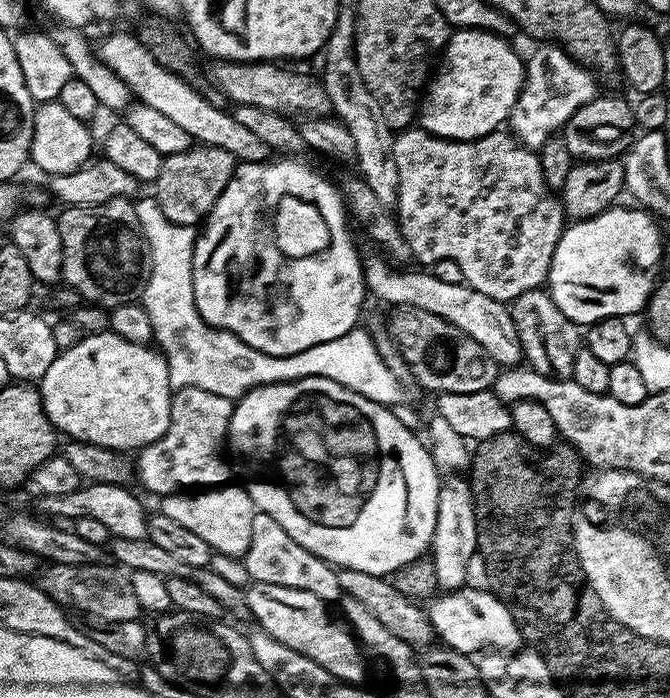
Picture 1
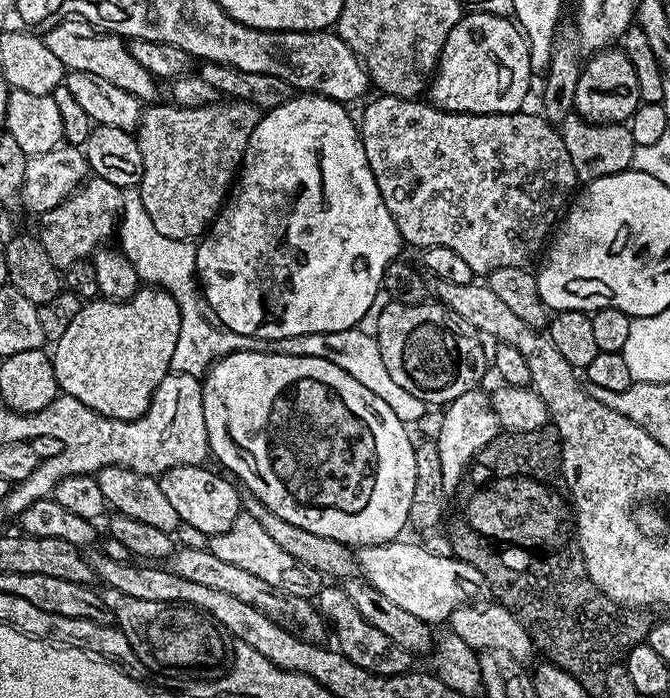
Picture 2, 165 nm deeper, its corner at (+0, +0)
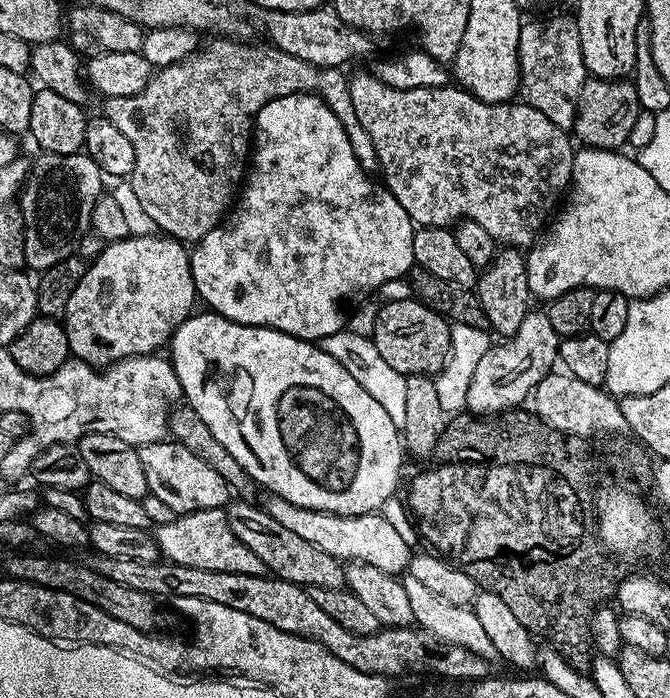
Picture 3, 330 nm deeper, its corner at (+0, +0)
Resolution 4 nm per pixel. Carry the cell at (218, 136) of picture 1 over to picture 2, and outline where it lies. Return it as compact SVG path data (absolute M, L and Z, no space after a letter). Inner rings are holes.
M64 18L52 25L43 33L46 46L62 62L68 72L85 72L94 74L97 78L106 78L106 82L126 90L126 94L134 94L141 102L152 102L157 99L156 87L158 81L130 54L125 37L117 36L115 32L105 32L89 22Z

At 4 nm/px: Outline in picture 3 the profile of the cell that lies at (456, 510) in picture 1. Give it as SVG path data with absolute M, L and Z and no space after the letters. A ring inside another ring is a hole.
M529 311L515 334L503 342L493 343L486 354L479 359L473 378L470 380L467 411L484 415L505 406L510 406L514 410L519 409L523 405L520 403L527 396L529 399L538 384L557 367L561 339L554 326L550 326L547 311Z

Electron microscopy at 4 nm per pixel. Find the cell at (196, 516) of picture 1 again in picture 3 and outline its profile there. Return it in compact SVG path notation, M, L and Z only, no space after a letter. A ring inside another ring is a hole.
M165 438L153 444L139 445L138 451L142 458L142 471L146 473L149 493L159 501L166 502L176 513L224 508L229 503L230 489L226 478L222 478L222 474L218 474L214 466L202 462L202 458L190 454L186 446Z

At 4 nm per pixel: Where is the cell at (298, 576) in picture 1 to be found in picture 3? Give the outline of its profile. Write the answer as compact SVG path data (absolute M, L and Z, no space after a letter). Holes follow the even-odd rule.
M211 508L177 515L176 520L157 527L154 532L160 555L171 564L195 566L198 570L226 570L226 574L265 575L262 558L245 546L230 530L228 513L224 508Z

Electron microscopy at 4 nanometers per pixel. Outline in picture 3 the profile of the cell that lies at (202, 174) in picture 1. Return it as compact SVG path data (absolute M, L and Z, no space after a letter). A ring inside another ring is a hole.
M216 38L213 41L209 48L201 47L192 55L186 57L185 60L180 60L177 64L170 64L165 68L153 71L150 82L138 94L114 96L103 101L103 115L107 116L110 122L126 136L127 141L134 148L134 168L130 177L130 182L134 186L134 194L138 194L138 202L142 202L146 214L150 214L150 218L154 218L157 229L163 235L170 236L173 240L181 242L189 242L188 240L199 242L206 234L210 234L210 230L214 230L214 226L218 226L221 220L225 219L226 213L233 207L234 197L237 195L238 189L246 176L246 165L250 160L250 141L254 136L256 116L262 110L262 106L266 106L274 98L295 96L297 94L315 94L318 98L322 98L322 102L326 102L326 106L330 106L330 110L334 110L334 114L338 114L338 122L342 122L342 126L346 130L346 138L350 138L350 146L358 158L358 162L364 167L364 171L369 174L375 173L374 170L377 171L378 165L374 144L370 142L370 134L366 134L366 130L362 130L362 122L358 122L358 114L354 114L354 102L350 102L349 77L347 75L343 76L345 73L341 69L316 68L310 62L302 62L302 58L294 58L294 54L286 54L281 48L275 47L268 42L263 42L264 44L244 44L248 42L240 38Z

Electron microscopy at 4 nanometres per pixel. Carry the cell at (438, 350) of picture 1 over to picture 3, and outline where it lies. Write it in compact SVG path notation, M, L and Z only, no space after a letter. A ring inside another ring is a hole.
M415 298L390 301L379 305L376 325L370 331L370 339L378 354L386 358L389 366L394 366L403 376L422 375L435 377L447 363L452 346L449 321L440 313Z

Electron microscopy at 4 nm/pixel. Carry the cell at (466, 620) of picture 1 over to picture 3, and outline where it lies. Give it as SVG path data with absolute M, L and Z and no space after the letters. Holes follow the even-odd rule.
M269 495L267 499L266 511L270 518L274 518L274 522L282 522L286 530L298 534L305 542L318 546L318 550L326 550L326 554L335 560L369 564L393 574L403 573L409 567L410 547L382 514L368 512L365 516L343 516L322 510L306 510L274 495Z

